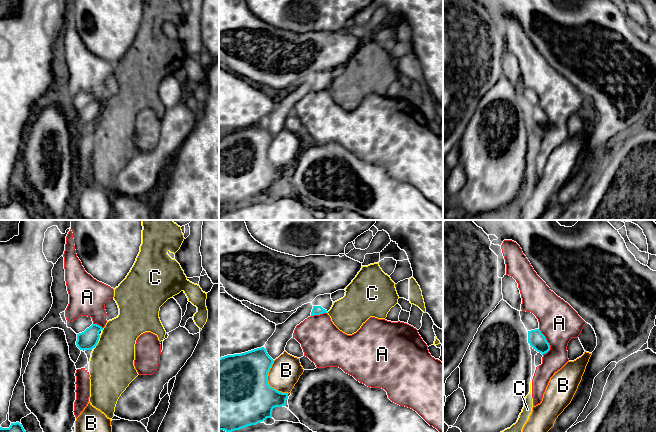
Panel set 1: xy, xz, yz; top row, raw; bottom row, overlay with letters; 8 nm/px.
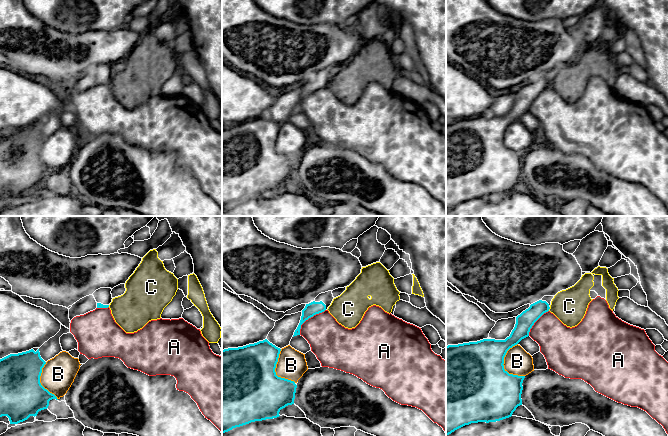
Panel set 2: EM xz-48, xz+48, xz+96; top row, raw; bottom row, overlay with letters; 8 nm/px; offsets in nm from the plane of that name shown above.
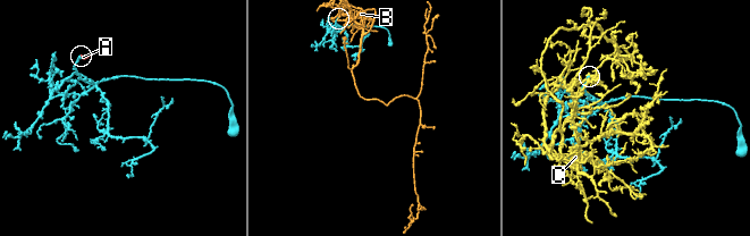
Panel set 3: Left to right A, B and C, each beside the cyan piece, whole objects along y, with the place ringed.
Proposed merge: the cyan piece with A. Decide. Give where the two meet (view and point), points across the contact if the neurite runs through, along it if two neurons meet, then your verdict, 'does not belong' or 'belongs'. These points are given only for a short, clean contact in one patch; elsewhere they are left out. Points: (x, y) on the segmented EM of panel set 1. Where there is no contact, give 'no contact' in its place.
meets cyan in yz at (547, 342); border along yz (538, 329), (549, 345), (549, 349), (544, 354); does not belong

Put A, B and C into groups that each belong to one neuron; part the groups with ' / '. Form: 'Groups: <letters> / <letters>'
Groups: A / B / C

